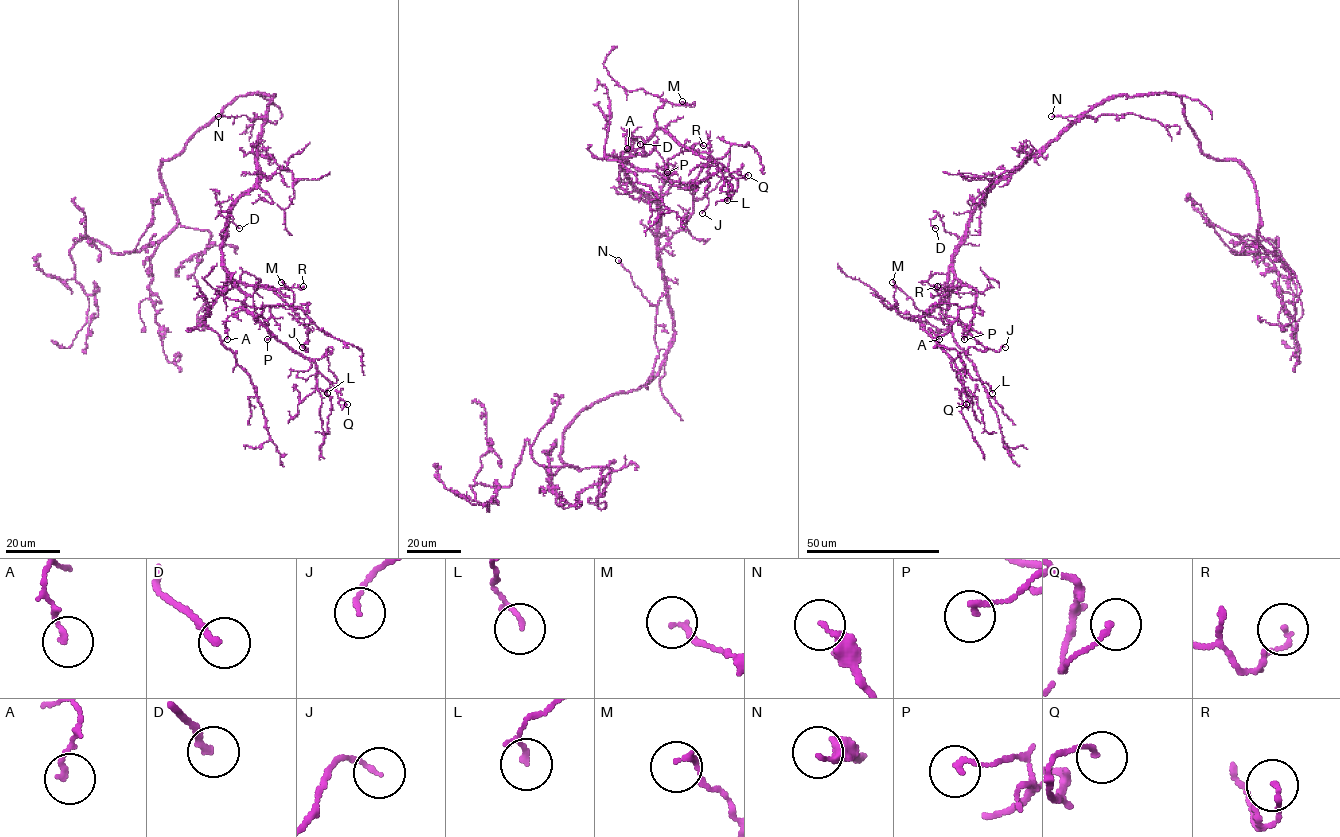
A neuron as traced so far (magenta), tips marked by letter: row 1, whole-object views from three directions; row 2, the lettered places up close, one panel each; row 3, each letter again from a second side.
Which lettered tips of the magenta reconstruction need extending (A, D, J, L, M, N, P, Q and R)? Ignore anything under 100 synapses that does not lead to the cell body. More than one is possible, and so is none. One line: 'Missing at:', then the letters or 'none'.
Missing at: none

